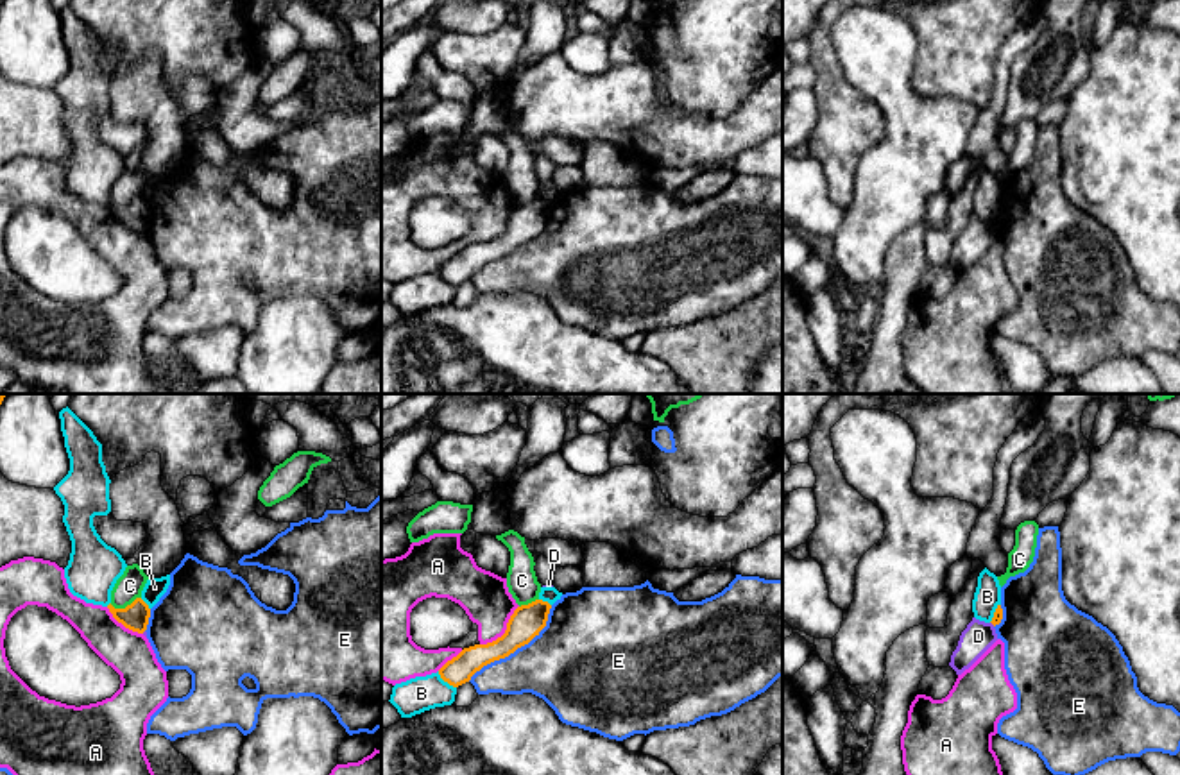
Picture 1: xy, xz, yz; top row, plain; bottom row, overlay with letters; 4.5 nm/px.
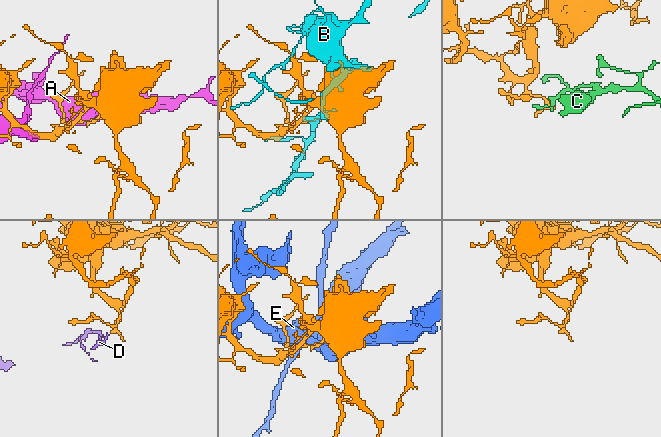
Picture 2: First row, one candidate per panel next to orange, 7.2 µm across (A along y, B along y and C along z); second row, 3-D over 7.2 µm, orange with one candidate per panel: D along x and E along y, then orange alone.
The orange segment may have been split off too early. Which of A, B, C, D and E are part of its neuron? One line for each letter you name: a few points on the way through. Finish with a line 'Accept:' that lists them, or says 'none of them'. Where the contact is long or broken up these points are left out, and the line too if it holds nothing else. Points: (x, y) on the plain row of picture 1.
Accept: none of them

